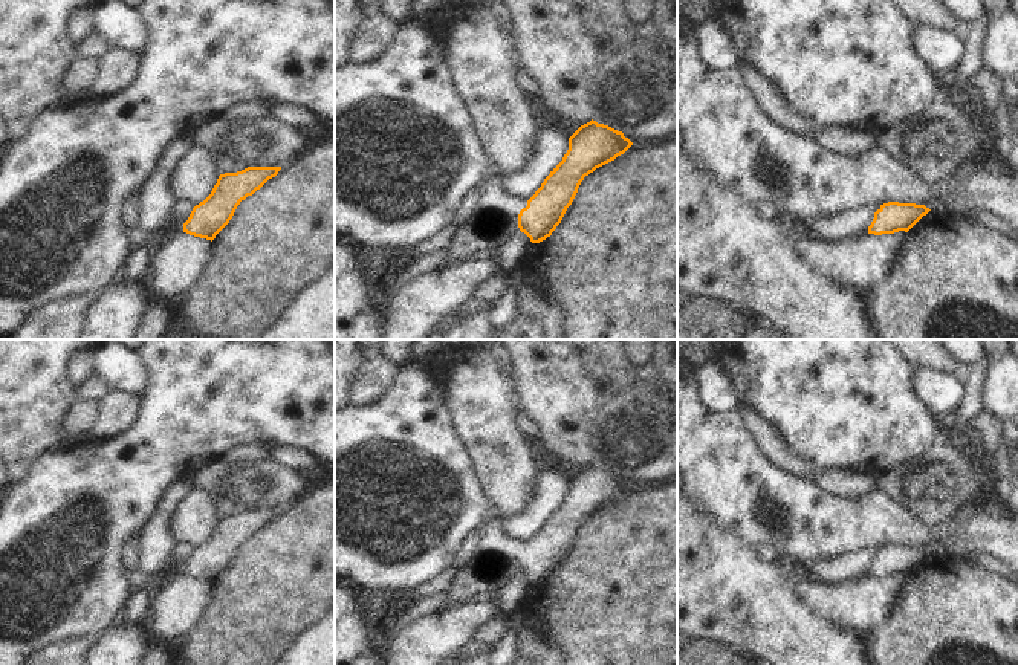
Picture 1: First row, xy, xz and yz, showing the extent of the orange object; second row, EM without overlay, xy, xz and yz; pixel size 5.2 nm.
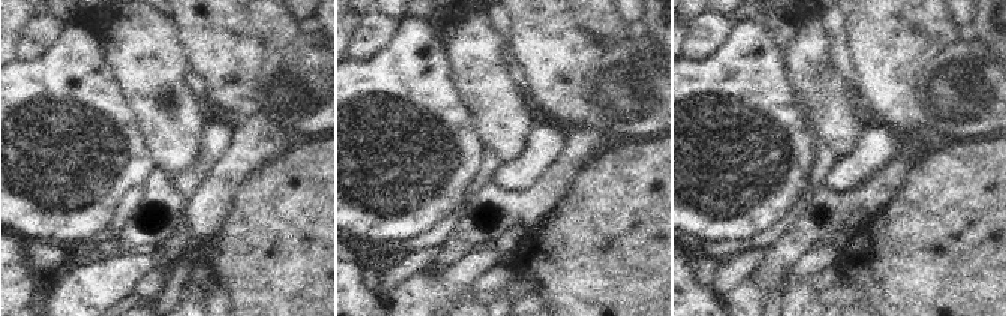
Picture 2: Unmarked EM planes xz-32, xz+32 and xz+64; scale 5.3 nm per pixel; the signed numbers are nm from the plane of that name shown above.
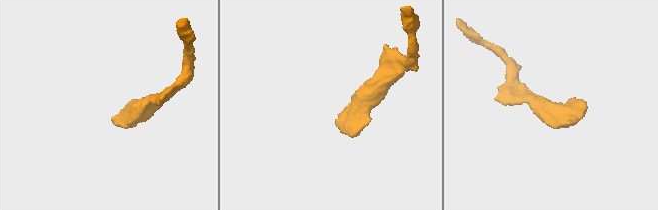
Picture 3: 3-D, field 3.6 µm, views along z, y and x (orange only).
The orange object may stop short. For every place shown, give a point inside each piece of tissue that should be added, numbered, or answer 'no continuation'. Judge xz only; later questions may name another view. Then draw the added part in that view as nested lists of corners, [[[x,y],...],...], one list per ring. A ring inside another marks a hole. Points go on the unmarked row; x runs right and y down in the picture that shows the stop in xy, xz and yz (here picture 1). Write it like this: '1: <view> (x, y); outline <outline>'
1: xz (494, 560); outline [[[488,518],[469,560],[452,575],[449,602],[443,608],[494,601],[506,581],[520,572],[518,556],[526,549],[526,543],[504,534],[503,520]]]

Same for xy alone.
1: xy (155, 543); outline [[[179,477],[165,488],[157,508],[138,535],[136,573],[153,575],[167,567],[171,578],[183,575],[183,567],[176,567],[171,561],[171,552],[177,544],[171,537],[170,524],[177,504],[193,489],[191,477]]]

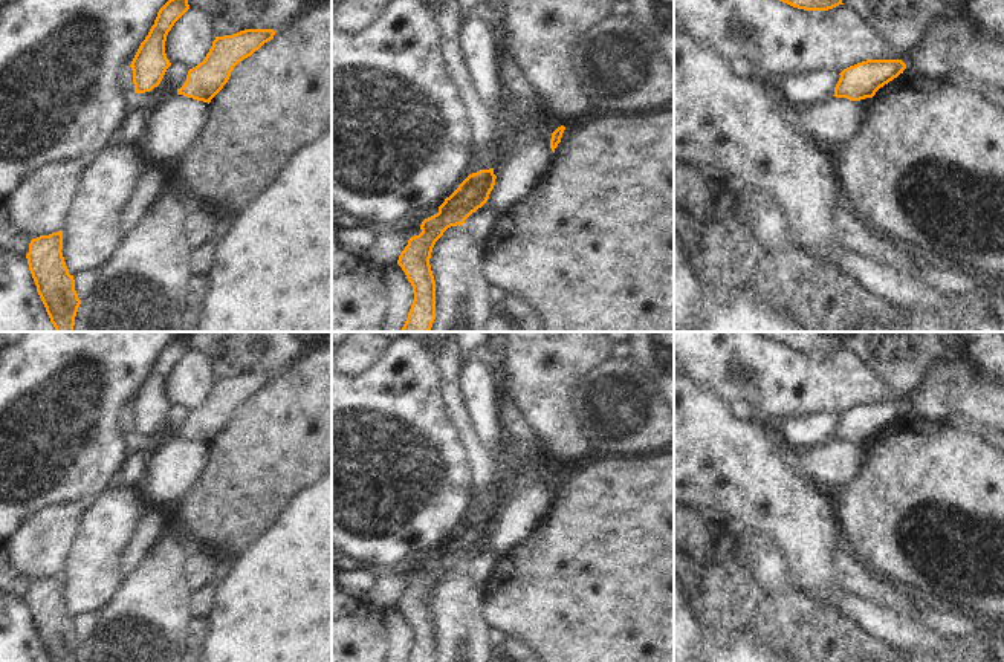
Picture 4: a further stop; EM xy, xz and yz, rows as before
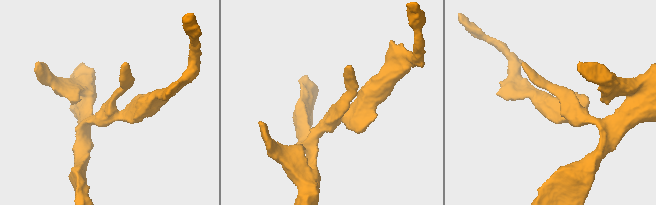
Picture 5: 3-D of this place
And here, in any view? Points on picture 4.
no continuation

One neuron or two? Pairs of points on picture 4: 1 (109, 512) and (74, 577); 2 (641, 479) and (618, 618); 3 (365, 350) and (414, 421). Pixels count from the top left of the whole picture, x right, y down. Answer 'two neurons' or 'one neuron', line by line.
1: one neuron
2: one neuron
3: two neurons

